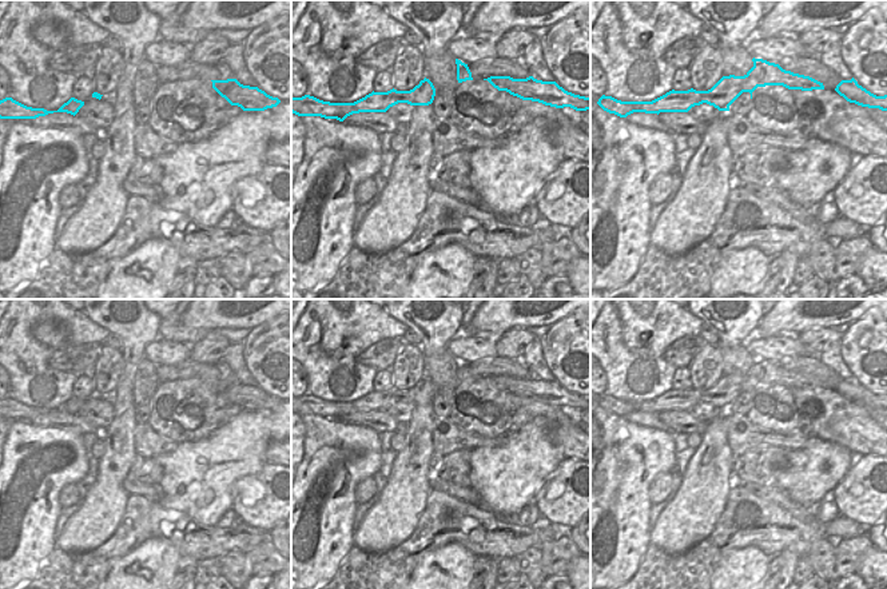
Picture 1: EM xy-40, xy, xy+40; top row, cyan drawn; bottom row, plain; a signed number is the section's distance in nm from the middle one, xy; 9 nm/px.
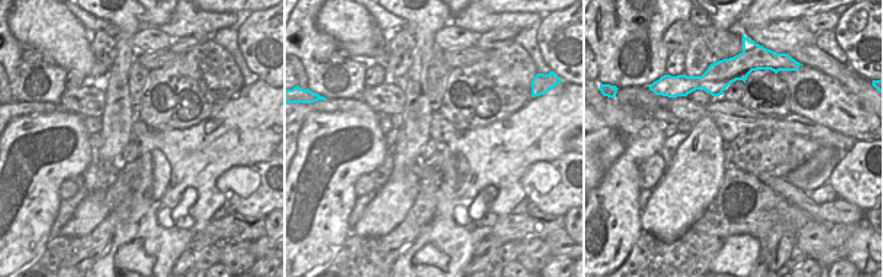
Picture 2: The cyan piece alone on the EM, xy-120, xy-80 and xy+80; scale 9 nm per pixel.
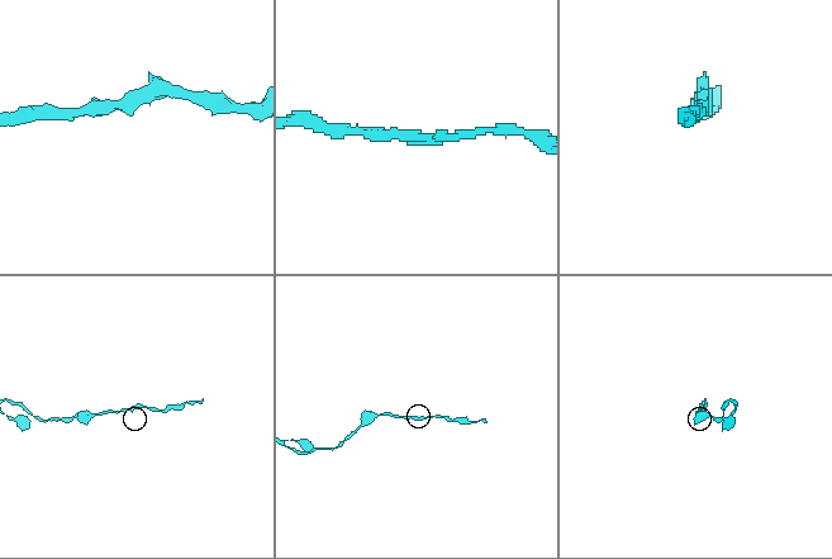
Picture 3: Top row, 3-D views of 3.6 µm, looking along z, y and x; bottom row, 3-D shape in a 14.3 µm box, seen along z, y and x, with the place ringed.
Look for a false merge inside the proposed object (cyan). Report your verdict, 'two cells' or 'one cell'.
one cell

